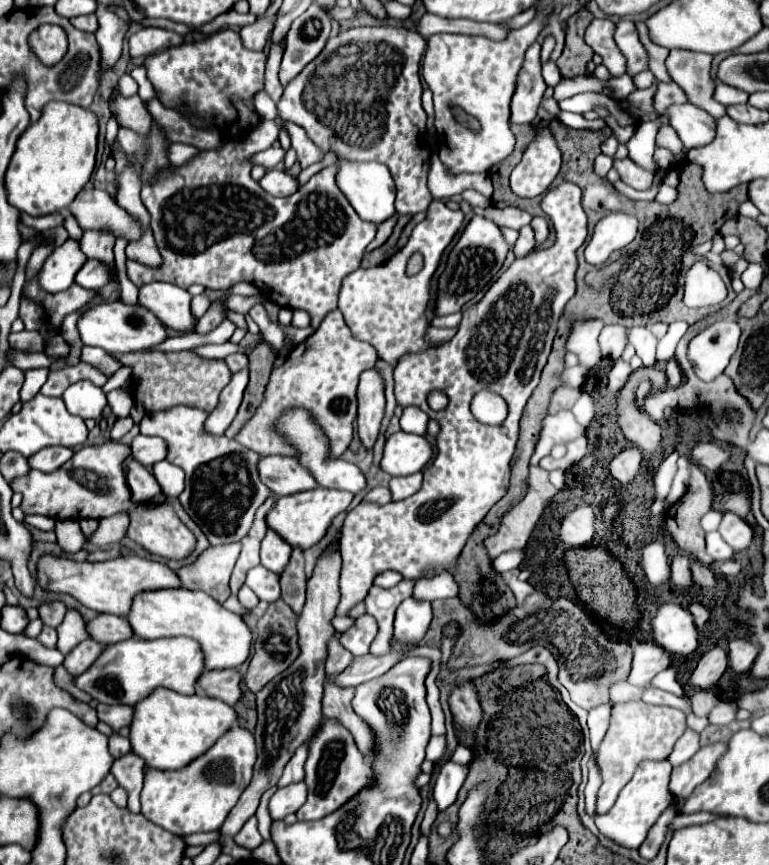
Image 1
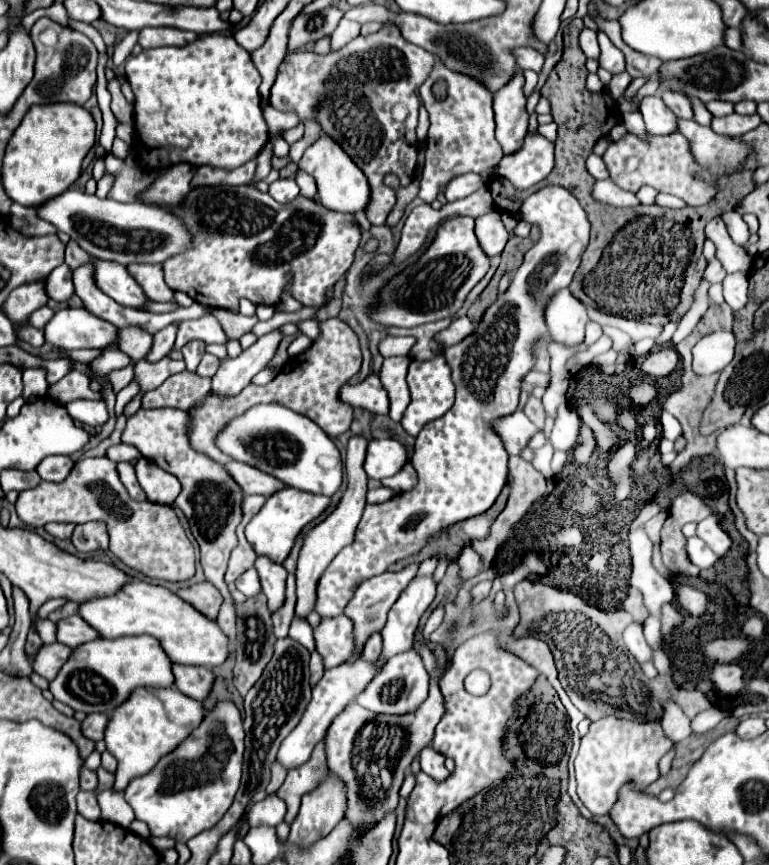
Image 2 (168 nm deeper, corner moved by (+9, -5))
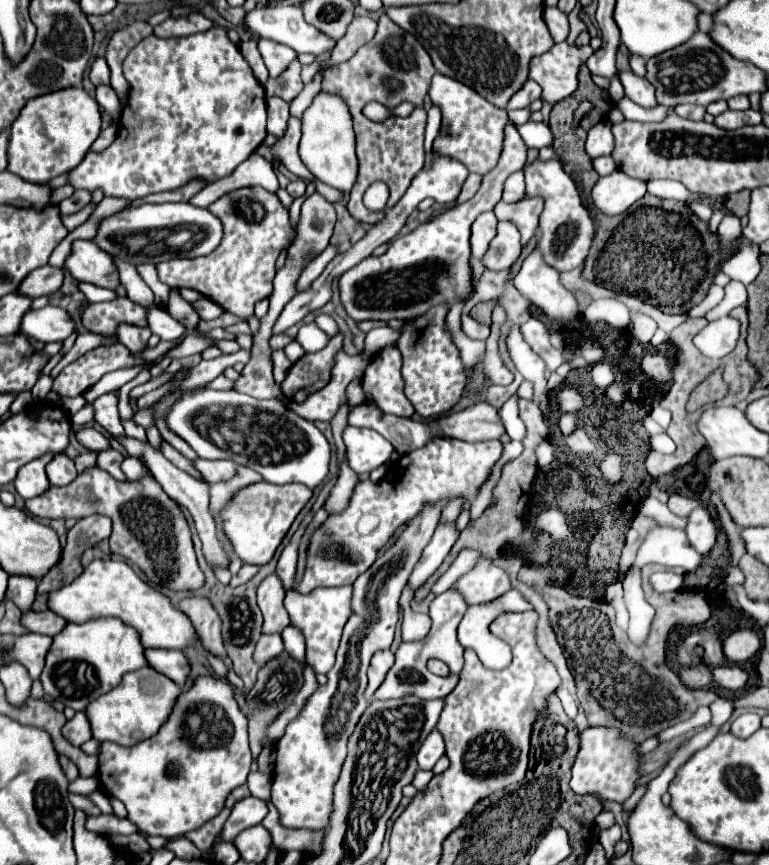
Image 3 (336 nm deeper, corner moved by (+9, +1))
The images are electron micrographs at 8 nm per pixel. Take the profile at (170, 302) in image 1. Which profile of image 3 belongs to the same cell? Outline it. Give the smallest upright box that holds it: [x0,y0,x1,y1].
[64,239,120,289]

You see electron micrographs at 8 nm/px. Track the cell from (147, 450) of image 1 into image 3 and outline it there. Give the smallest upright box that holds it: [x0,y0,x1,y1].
[74,427,110,451]

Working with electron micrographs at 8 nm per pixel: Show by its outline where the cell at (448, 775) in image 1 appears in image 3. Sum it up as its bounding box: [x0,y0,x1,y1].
[418,729,444,769]

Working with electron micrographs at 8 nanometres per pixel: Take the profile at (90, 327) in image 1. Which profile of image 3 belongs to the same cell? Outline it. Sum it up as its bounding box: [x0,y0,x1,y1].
[20,305,76,343]

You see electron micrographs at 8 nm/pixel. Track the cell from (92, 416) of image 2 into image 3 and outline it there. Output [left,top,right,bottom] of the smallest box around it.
[92,393,124,437]

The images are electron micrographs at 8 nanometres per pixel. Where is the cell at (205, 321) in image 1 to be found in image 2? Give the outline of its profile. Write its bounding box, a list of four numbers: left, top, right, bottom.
[182,341,206,371]

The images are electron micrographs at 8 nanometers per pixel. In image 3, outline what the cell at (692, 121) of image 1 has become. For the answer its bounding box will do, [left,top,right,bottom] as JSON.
[618,71,656,107]

